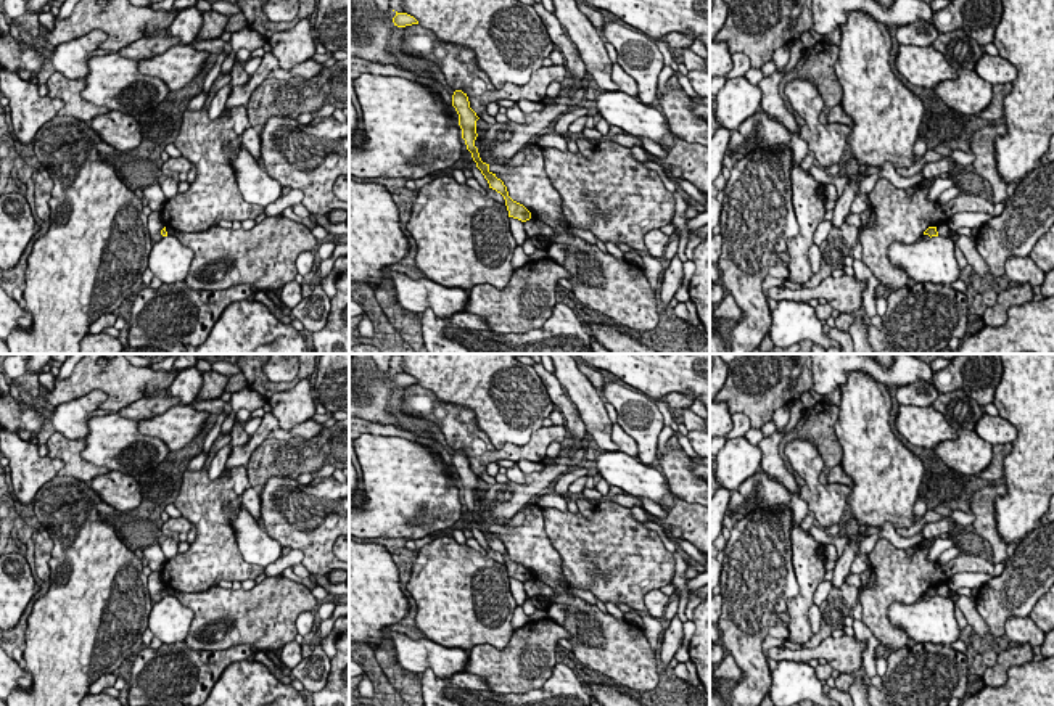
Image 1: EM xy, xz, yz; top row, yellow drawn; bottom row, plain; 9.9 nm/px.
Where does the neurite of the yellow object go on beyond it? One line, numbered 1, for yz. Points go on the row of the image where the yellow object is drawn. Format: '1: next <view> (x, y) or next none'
1: next none

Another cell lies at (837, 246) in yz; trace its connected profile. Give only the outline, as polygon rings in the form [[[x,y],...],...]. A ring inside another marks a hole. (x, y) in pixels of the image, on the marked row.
[[[843,224],[832,228],[821,243],[821,269],[801,288],[816,288],[824,278],[830,277],[835,269],[845,267],[845,259],[851,256],[854,244],[859,241],[861,228]]]

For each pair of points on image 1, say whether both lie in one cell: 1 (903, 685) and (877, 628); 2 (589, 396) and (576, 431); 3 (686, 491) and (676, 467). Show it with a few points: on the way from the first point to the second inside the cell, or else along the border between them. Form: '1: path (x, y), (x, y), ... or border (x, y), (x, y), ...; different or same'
1: border (913, 642), (893, 650), (885, 658); different
2: border (567, 396), (588, 436); different
3: path (686, 484), (678, 473); same

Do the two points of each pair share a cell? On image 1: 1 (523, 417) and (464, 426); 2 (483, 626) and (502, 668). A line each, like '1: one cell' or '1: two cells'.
1: two cells
2: two cells

